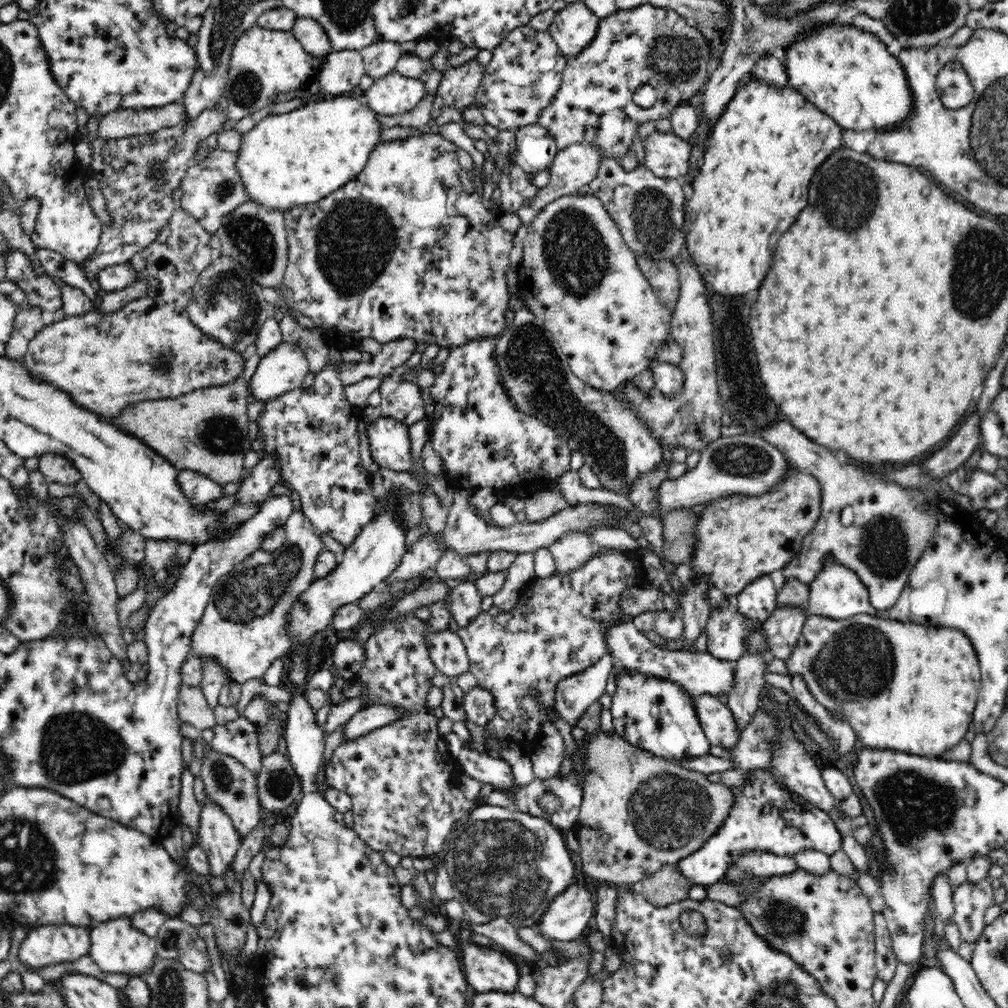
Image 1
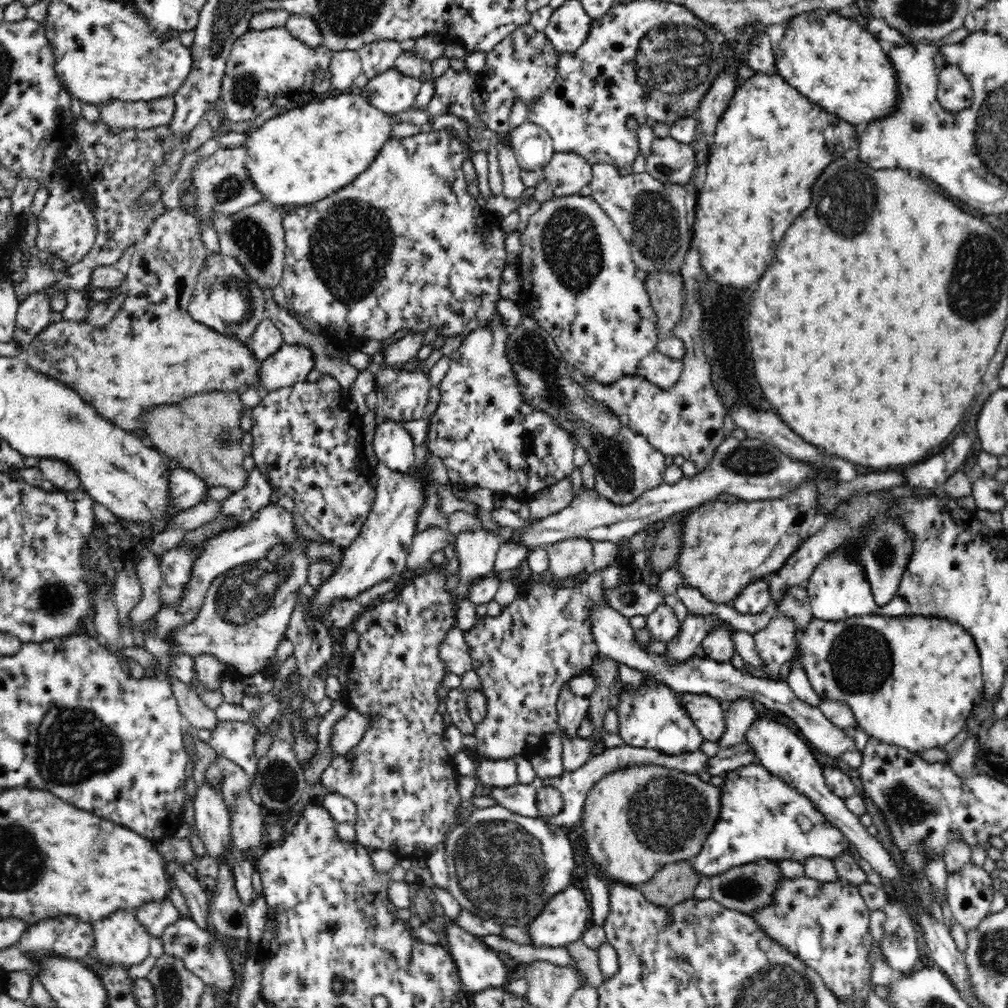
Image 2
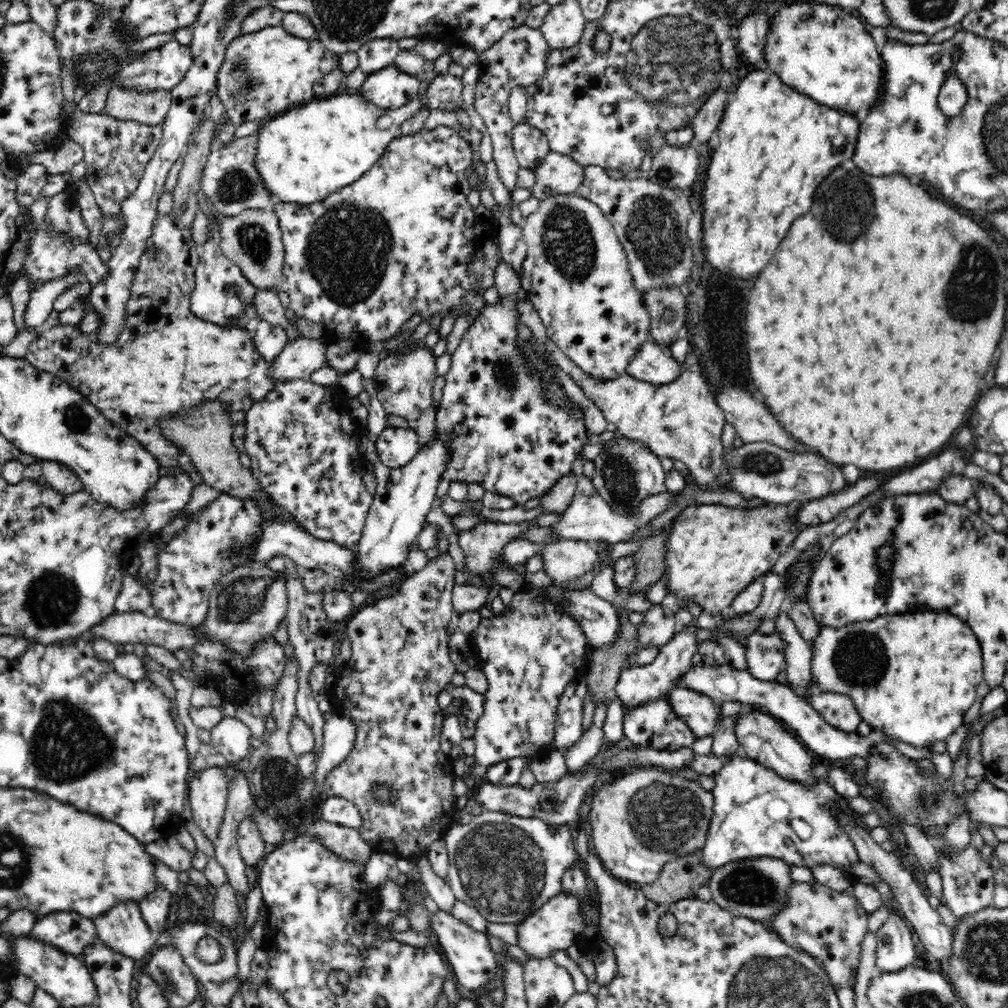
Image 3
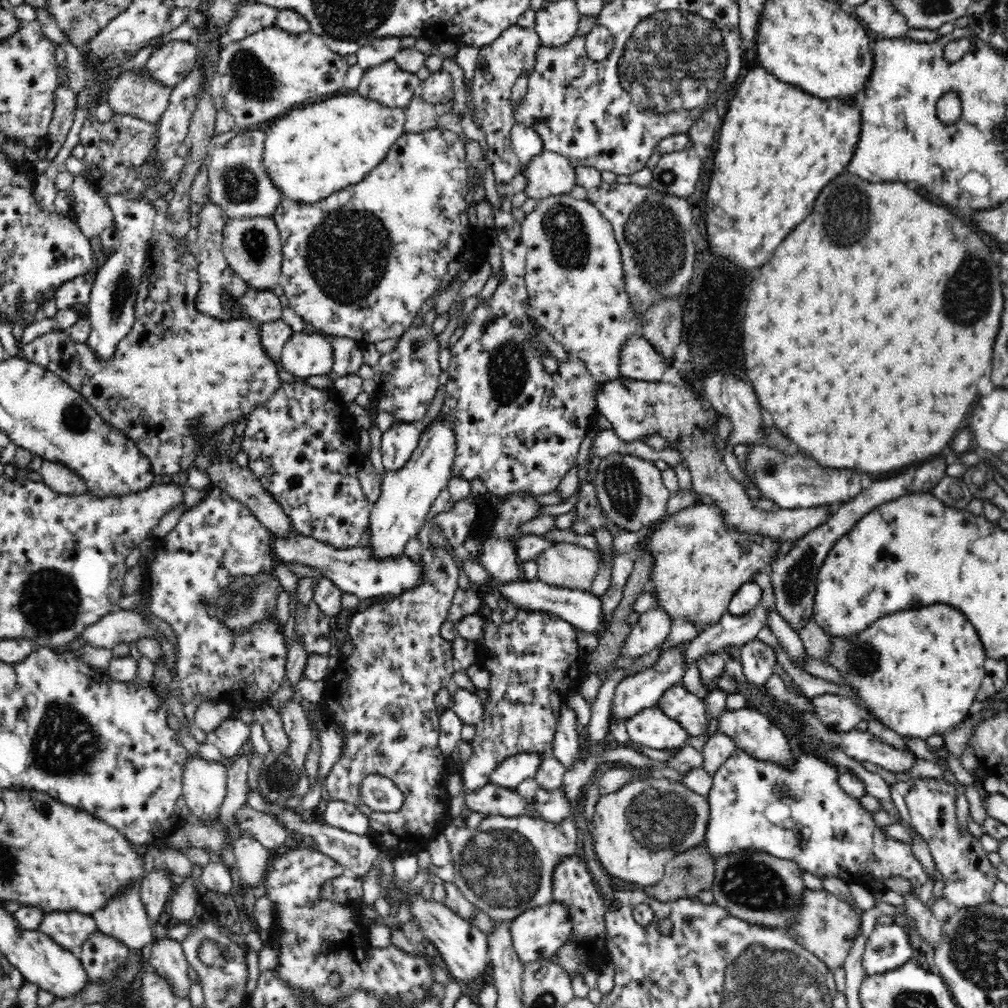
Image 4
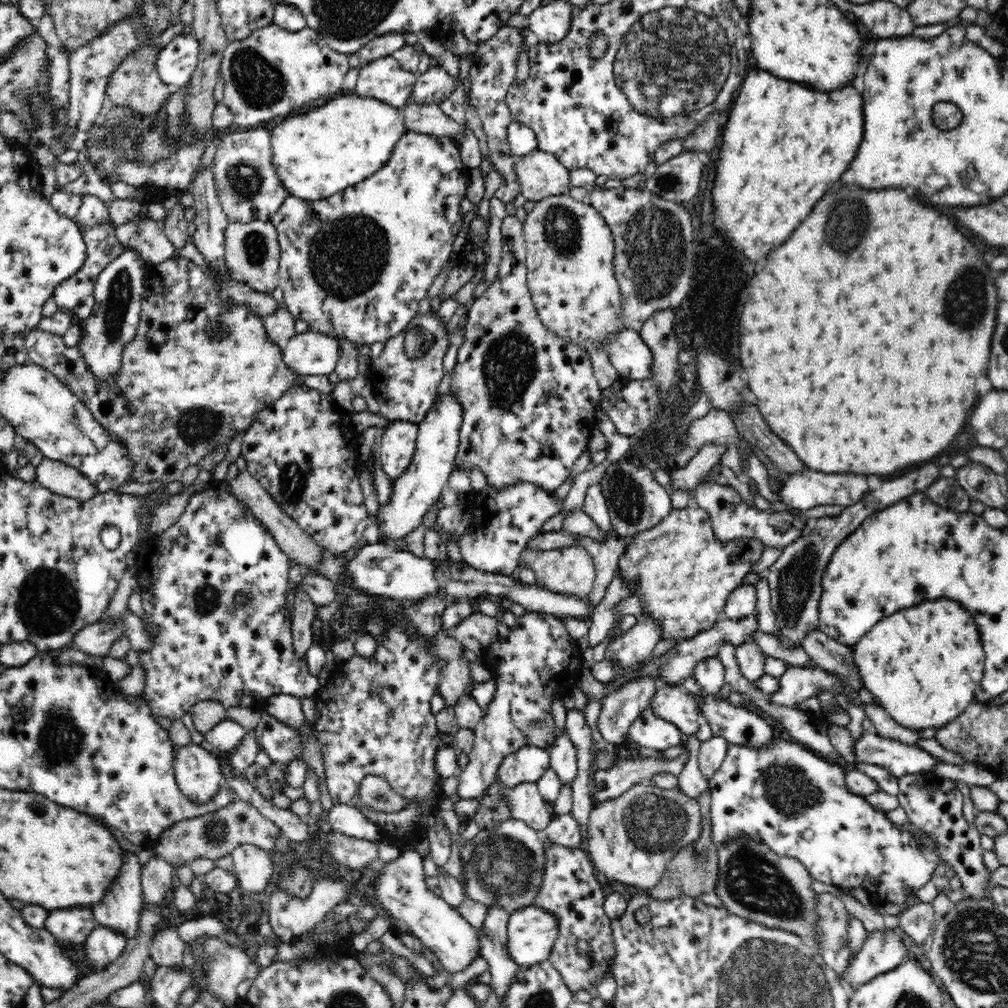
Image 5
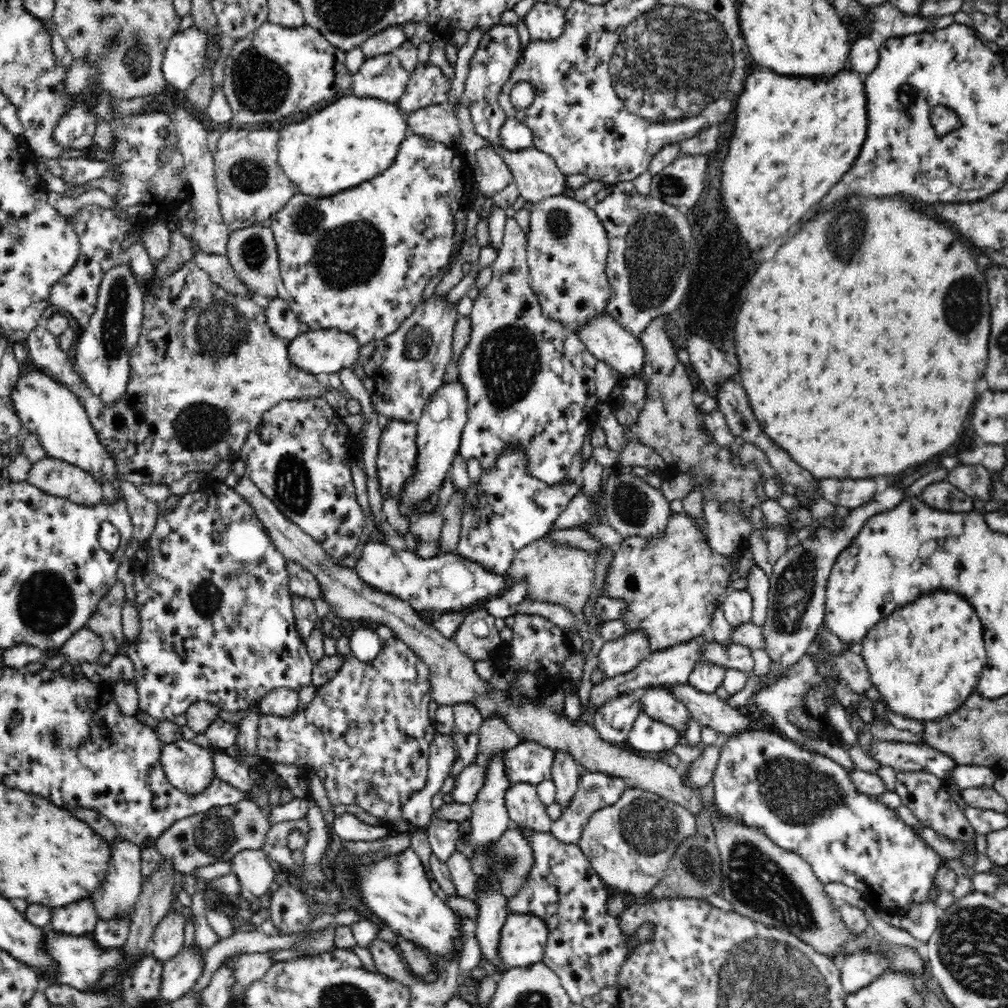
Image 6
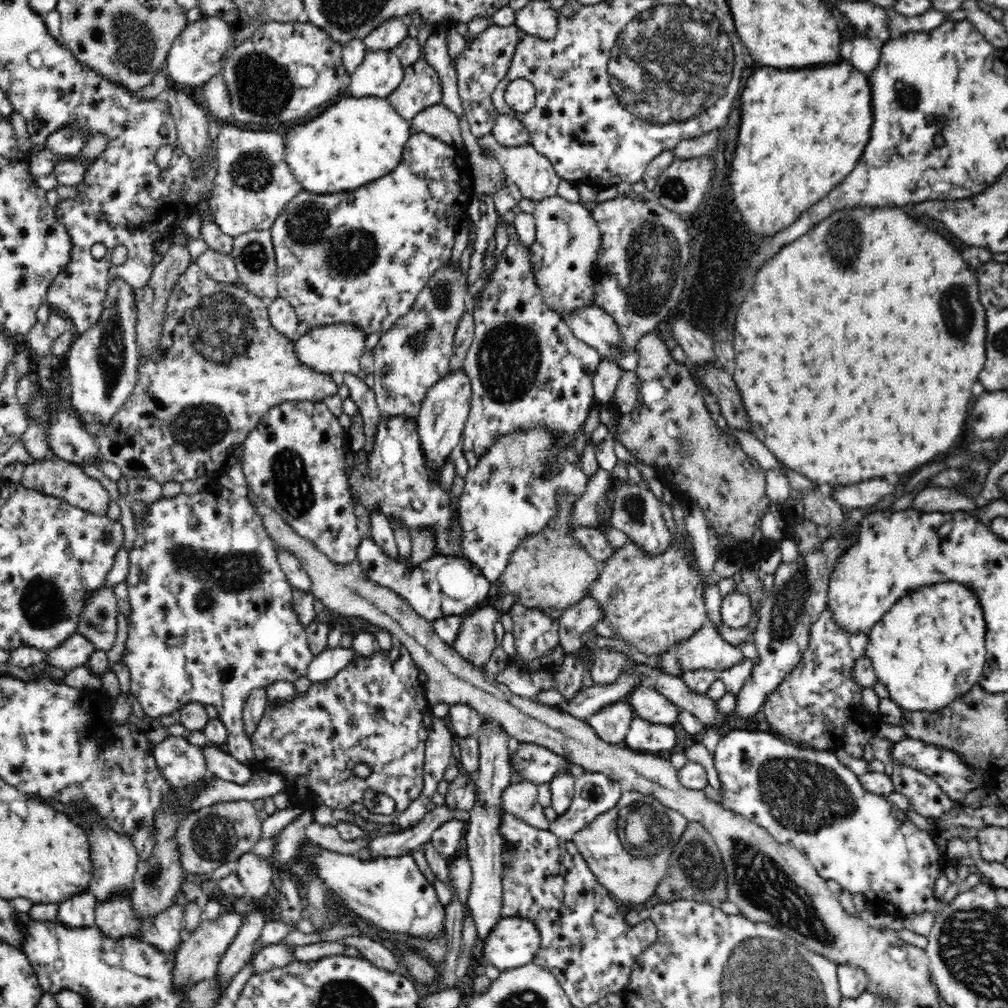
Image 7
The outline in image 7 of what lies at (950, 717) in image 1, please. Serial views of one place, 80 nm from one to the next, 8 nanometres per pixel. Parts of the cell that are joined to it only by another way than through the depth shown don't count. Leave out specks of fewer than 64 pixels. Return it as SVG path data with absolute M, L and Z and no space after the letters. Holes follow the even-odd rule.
M939 583L910 593L886 612L870 632L865 656L871 662L875 679L888 690L889 699L903 713L938 713L961 699L978 683L986 662L986 624L984 615L970 589L957 583Z

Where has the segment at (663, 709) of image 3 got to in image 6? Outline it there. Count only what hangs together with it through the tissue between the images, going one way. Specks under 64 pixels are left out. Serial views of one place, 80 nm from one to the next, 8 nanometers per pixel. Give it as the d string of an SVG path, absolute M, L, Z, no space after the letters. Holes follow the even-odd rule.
M642 712L634 721L626 741L631 751L635 753L664 752L678 744L681 734L674 727L654 720L648 713Z

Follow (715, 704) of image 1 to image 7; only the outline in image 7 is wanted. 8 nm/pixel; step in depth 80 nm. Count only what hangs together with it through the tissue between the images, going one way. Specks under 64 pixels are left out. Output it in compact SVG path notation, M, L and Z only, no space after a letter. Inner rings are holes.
M647 683L638 686L628 702L633 705L636 716L648 722L670 725L680 720L681 708Z

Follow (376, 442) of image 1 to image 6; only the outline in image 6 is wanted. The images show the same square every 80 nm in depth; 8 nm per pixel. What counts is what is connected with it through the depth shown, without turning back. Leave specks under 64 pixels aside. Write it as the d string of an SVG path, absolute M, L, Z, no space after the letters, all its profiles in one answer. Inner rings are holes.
M388 420L385 429L381 431L379 451L377 456L377 471L381 493L386 491L398 498L403 482L411 475L417 457L417 423Z

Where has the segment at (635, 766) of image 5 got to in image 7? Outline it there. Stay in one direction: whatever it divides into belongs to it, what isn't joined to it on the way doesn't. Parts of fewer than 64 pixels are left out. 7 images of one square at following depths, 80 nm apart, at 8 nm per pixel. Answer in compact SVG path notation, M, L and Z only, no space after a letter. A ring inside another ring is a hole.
M580 772L575 777L575 793L567 811L557 815L549 830L558 839L574 841L578 832L602 812L616 806L621 784L601 772Z

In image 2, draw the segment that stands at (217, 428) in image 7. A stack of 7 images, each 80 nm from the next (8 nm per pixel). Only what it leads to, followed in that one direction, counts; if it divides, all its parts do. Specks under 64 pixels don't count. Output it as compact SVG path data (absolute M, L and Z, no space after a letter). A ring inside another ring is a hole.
M186 207L169 210L155 222L148 236L138 241L134 248L126 274L128 298L118 314L103 327L90 323L87 318L81 321L63 319L50 323L25 347L26 356L23 358L26 364L38 374L49 376L73 390L83 402L95 408L100 416L112 424L142 437L143 434L139 434L137 430L139 420L136 418L139 417L140 408L145 409L164 402L170 404L174 400L178 402L186 396L214 389L231 391L252 386L261 394L261 388L257 384L259 366L256 365L248 347L194 322L187 311L198 274L212 253L202 240L202 226L198 218Z

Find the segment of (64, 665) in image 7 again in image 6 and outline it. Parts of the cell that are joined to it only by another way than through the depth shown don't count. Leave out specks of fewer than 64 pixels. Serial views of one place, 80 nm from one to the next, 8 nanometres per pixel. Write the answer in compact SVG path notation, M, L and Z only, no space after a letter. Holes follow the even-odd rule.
M83 627L78 630L69 640L59 649L57 653L64 656L65 662L75 665L86 661L97 662L98 658L104 654L105 640L99 636L92 628Z

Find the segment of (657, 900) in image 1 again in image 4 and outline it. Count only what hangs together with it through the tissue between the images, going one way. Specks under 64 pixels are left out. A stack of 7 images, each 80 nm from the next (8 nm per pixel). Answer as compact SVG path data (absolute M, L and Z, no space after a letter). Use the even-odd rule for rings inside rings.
M706 846L686 850L665 864L662 878L643 891L660 902L696 897L700 890L711 888L715 875L715 861Z

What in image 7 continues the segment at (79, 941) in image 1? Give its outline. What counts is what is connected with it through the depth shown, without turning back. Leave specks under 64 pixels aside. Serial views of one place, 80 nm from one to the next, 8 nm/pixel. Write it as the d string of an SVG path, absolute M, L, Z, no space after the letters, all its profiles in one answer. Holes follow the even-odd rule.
M88 890L82 896L57 905L56 921L66 928L88 928L95 924L97 902Z

